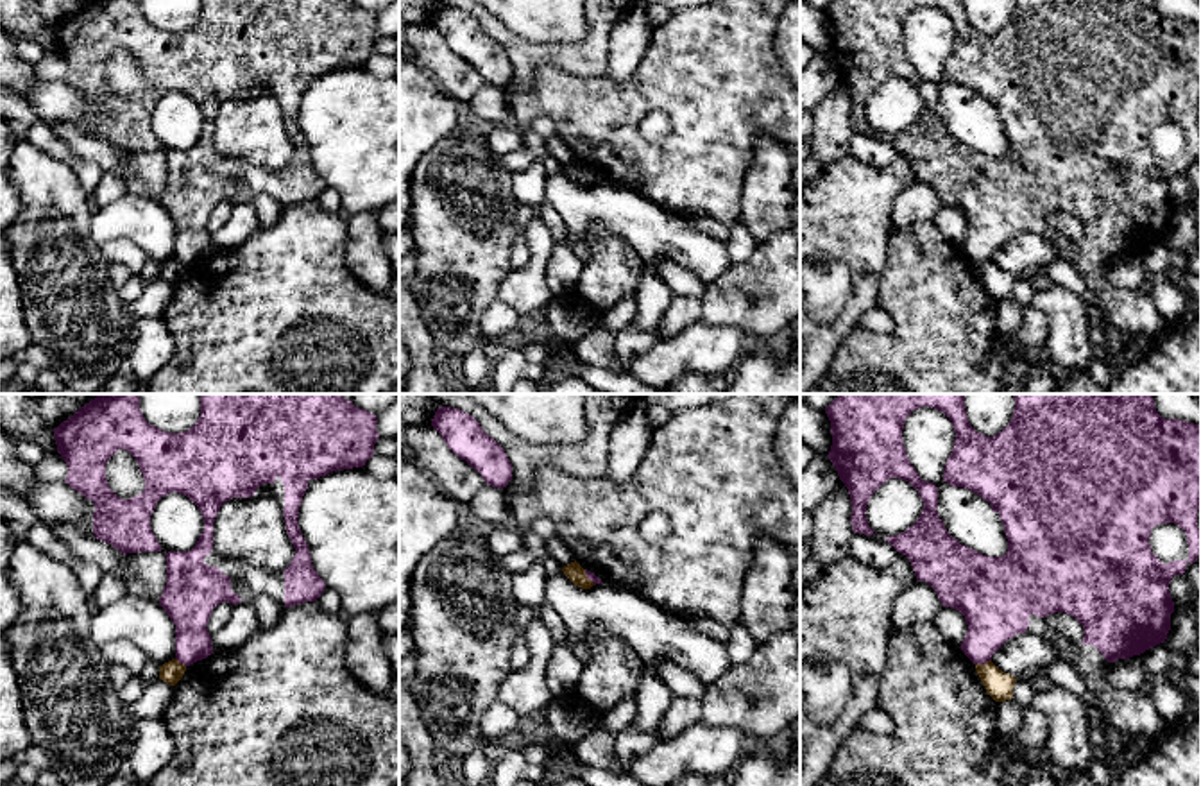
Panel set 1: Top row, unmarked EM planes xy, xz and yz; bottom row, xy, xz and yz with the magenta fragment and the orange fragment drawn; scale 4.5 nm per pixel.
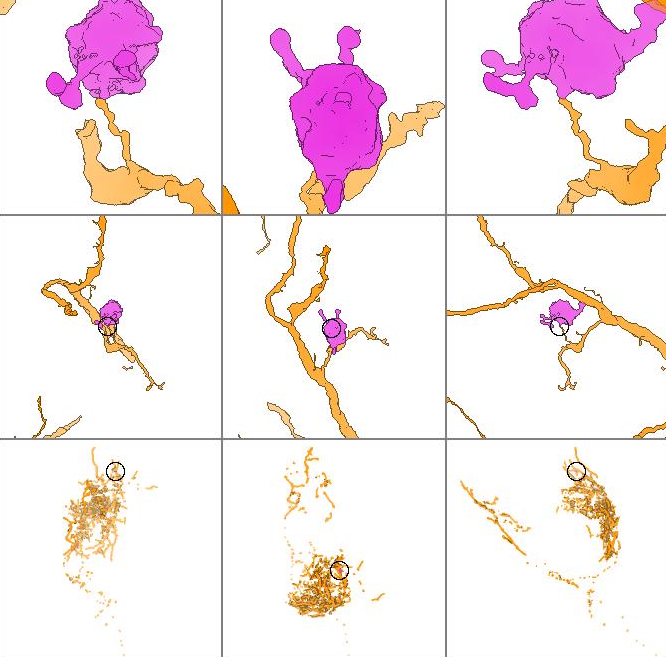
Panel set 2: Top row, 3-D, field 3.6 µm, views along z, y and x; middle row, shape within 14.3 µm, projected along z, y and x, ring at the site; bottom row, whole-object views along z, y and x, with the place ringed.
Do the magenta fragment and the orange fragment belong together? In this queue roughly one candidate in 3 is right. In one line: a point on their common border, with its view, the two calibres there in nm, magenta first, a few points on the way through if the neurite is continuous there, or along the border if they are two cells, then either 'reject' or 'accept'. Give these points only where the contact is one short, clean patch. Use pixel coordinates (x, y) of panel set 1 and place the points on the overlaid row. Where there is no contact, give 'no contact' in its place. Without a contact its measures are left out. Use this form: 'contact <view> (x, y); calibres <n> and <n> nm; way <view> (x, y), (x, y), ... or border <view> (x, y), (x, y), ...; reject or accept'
contact yz (983, 663); calibres 300 and 120 nm; border yz (990, 659), (976, 665); reject

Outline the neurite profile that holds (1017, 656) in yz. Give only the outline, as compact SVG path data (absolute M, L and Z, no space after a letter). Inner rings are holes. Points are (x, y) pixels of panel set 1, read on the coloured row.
M1026 632L1004 641L992 655L992 662L1015 679L1029 670L1045 670L1052 661L1056 661L1052 643Z

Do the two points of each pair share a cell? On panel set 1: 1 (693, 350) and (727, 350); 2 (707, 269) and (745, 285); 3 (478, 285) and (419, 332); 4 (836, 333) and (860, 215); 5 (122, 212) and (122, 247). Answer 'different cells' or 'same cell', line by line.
1: same cell
2: different cells
3: different cells
4: same cell
5: different cells

